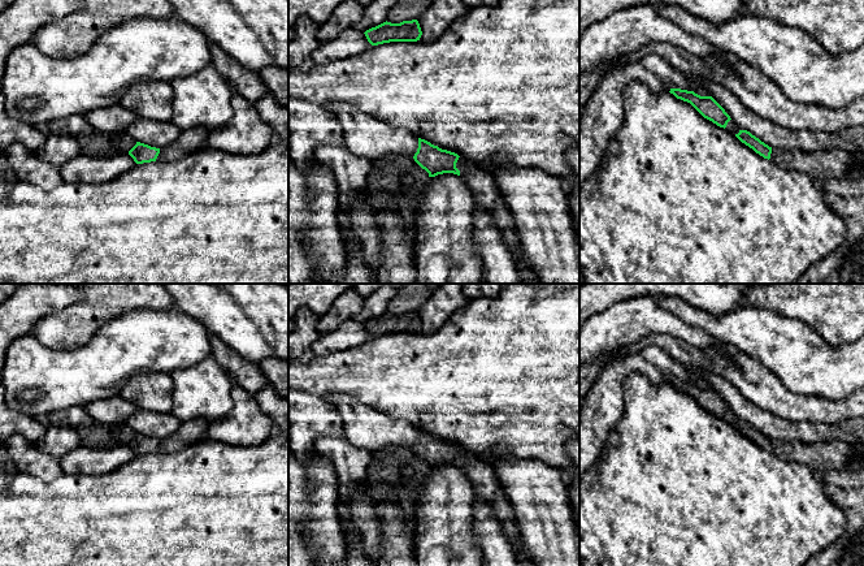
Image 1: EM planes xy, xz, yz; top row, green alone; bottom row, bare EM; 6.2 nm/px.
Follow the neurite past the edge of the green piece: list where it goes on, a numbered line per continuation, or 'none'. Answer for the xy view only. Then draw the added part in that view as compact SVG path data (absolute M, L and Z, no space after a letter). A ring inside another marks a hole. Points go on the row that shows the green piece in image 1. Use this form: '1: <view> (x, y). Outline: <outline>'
1: xy (192, 139). Outline: M197 126L181 131L175 142L160 148L157 161L174 161L207 146L209 130Z

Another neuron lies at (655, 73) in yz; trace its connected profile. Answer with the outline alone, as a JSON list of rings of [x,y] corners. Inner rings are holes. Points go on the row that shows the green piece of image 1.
[[[655,53],[604,74],[589,99],[579,124],[579,191],[582,183],[599,168],[608,143],[625,121],[624,91],[633,79],[656,94],[681,88],[711,96],[700,78],[677,70]]]

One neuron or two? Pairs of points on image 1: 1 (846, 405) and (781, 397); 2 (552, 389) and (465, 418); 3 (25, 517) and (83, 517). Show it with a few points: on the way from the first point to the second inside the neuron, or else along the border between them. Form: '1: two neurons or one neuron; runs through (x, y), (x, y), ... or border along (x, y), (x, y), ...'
1: one neuron; runs through (830, 409), (797, 407)
2: one neuron; runs through (530, 389), (503, 414), (487, 417)
3: one neuron; runs through (39, 517), (69, 517)

